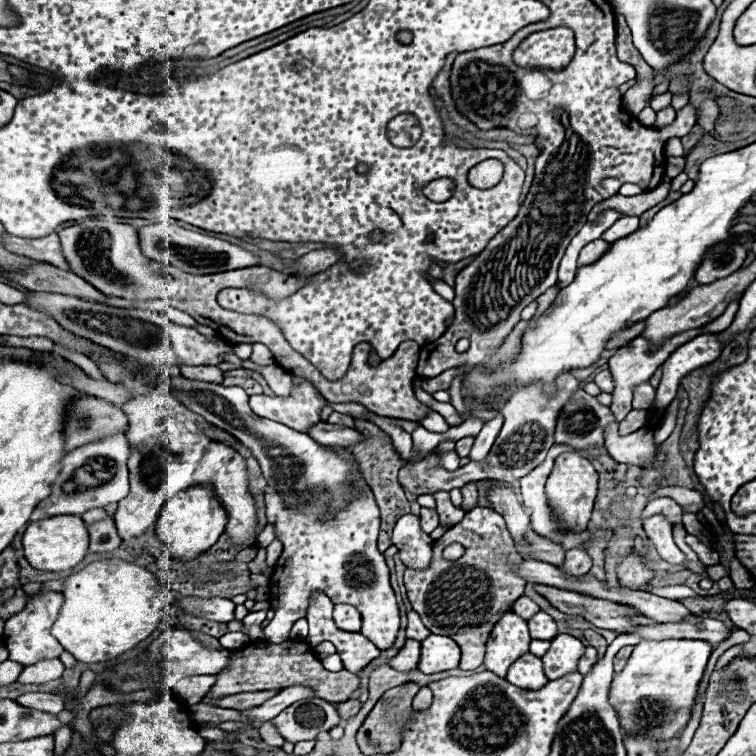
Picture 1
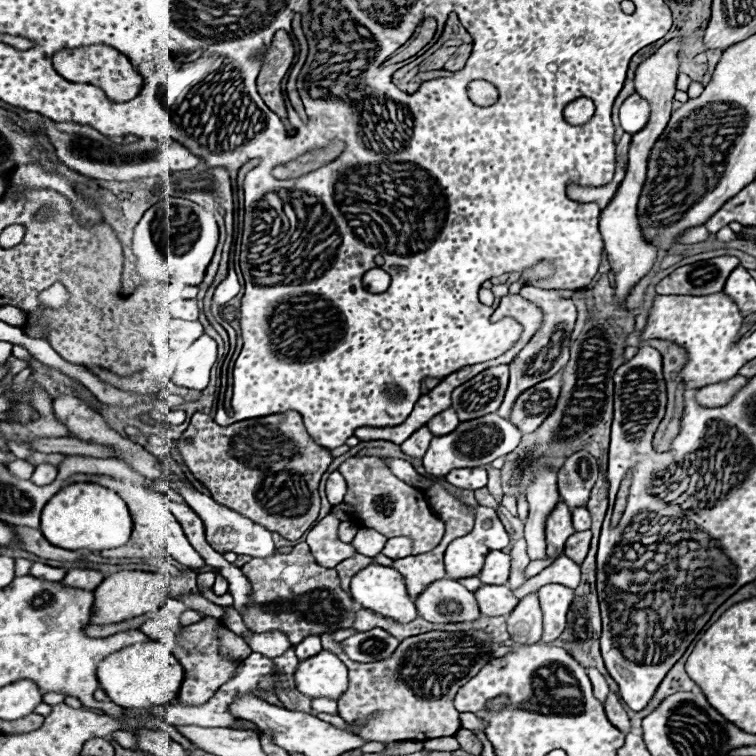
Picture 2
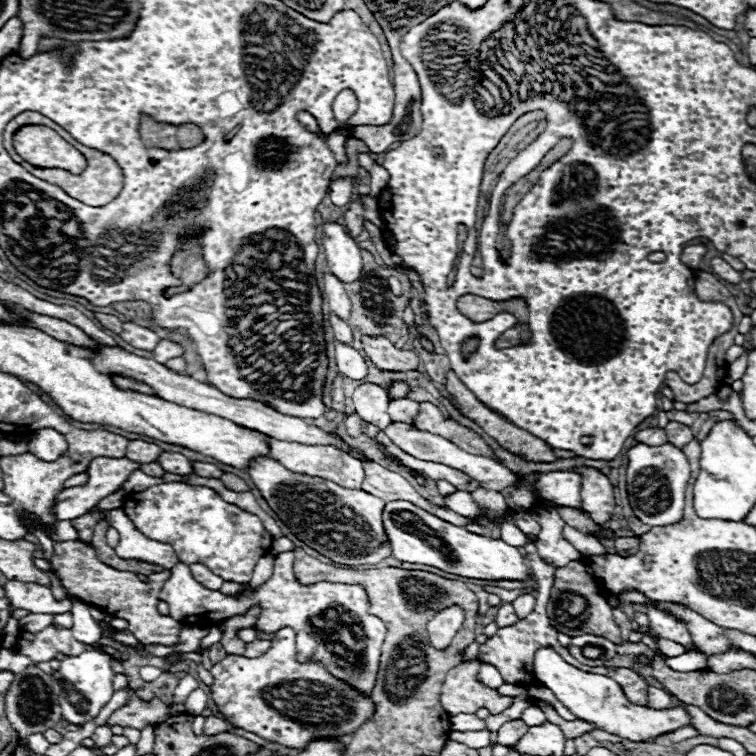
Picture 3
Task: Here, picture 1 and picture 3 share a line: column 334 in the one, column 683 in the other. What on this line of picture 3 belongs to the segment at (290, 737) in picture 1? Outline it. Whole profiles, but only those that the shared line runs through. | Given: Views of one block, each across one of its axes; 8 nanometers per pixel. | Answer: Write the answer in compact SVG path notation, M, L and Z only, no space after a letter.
M540 648L534 654L534 674L536 678L554 692L554 696L580 720L586 720L602 730L608 730L610 734L616 734L620 738L628 738L628 740L636 740L636 742L644 742L648 738L656 738L660 734L672 732L674 728L686 726L690 716L686 714L684 708L666 708L666 710L652 710L646 706L638 706L628 702L628 698L624 696L622 688L618 686L618 682L614 682L608 676L600 676L600 674L588 674L582 672L574 666L570 666L568 662L564 662L552 648Z

